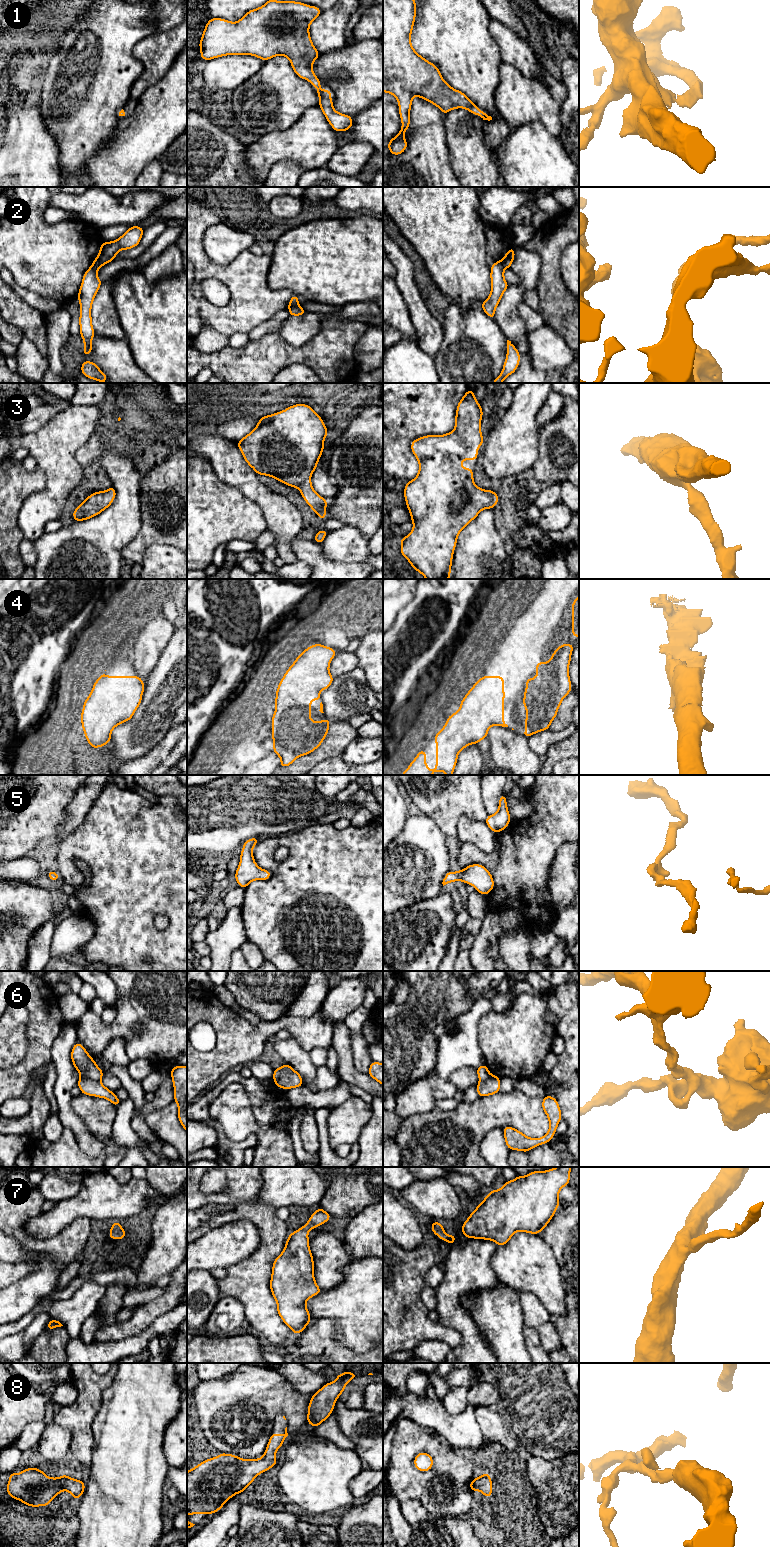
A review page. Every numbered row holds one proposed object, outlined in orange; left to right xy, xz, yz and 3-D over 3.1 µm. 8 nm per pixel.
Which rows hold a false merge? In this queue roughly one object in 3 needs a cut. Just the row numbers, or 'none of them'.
2, 6

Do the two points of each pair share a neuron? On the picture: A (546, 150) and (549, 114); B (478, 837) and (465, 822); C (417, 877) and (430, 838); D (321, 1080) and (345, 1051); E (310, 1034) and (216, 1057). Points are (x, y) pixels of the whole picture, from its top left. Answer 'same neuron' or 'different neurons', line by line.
A: different neurons
B: same neuron
C: same neuron
D: different neurons
E: same neuron

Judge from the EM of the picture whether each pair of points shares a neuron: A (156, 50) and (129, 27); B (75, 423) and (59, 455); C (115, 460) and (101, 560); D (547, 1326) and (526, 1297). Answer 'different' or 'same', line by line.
A: different
B: same
C: same
D: same

